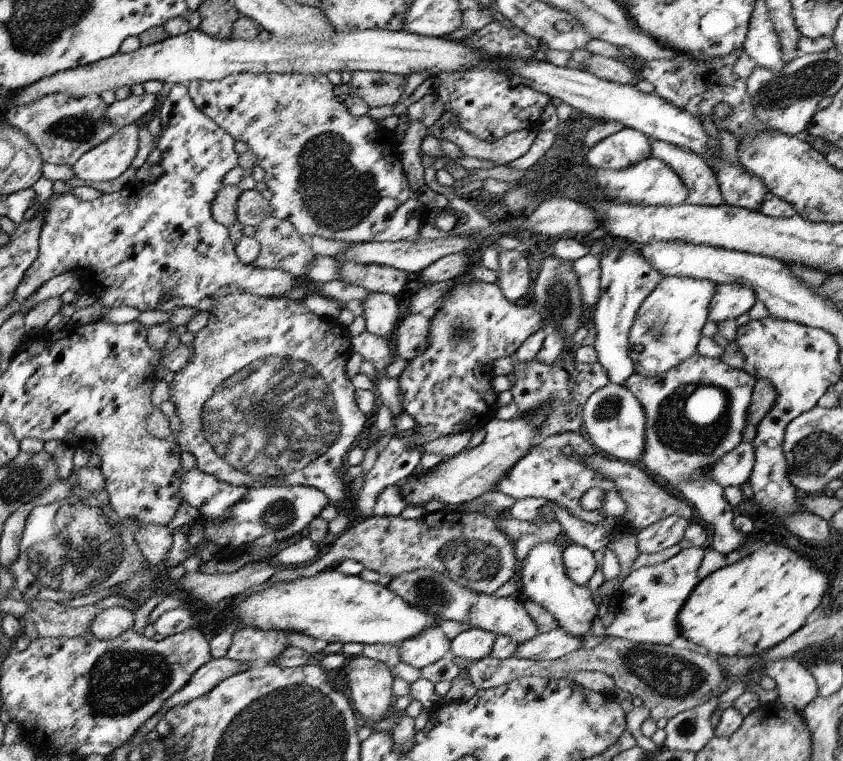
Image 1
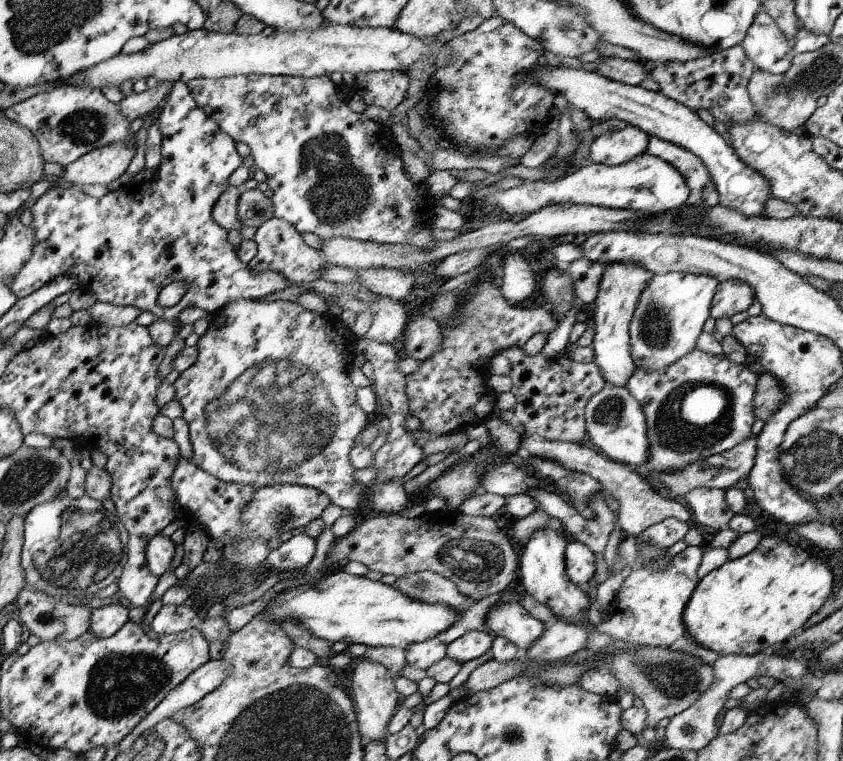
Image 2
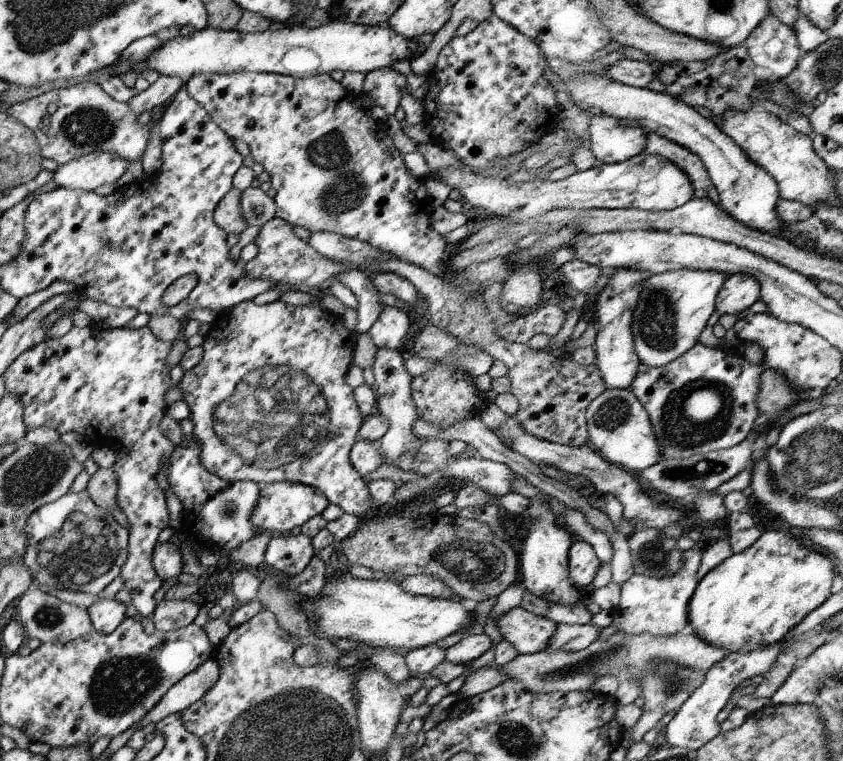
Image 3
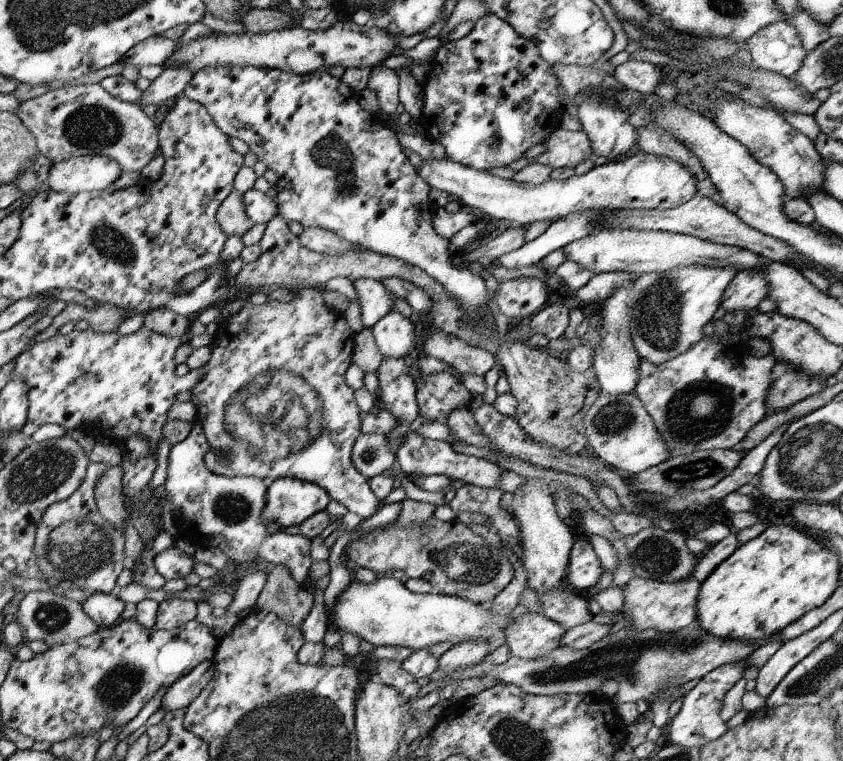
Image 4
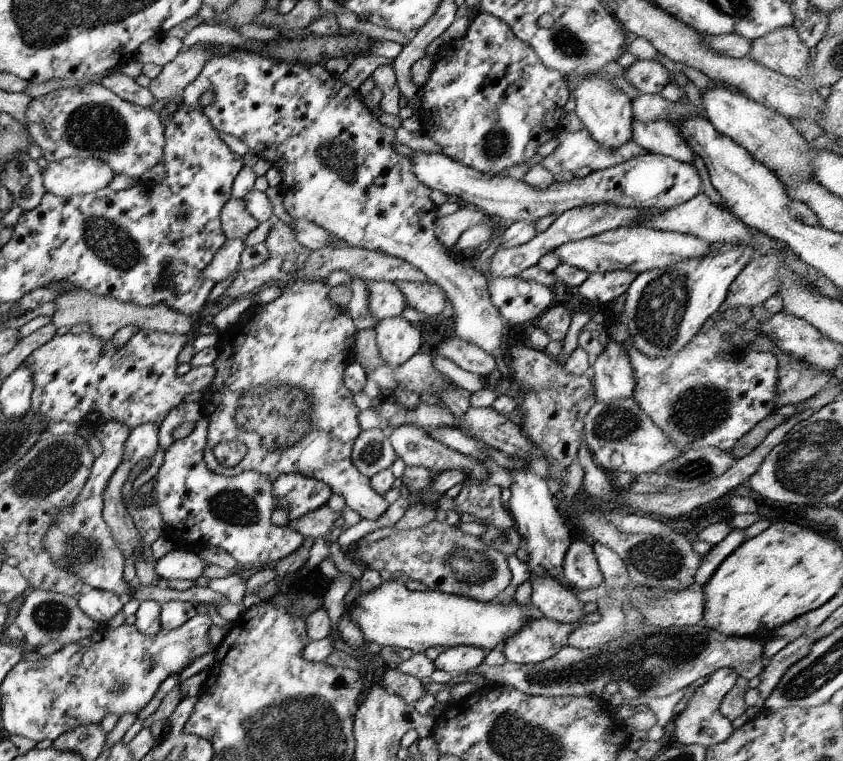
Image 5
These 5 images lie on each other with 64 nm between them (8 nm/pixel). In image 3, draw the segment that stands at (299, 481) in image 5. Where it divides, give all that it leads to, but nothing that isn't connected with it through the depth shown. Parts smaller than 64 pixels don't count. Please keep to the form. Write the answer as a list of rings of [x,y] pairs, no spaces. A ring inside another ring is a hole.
[[[273,482],[273,484],[261,486],[259,504],[253,510],[251,522],[259,534],[273,532],[273,536],[283,536],[291,528],[303,526],[307,520],[321,516],[321,512],[327,508],[327,504],[329,504],[327,496],[313,486],[305,486],[305,484],[297,484],[297,482]]]

